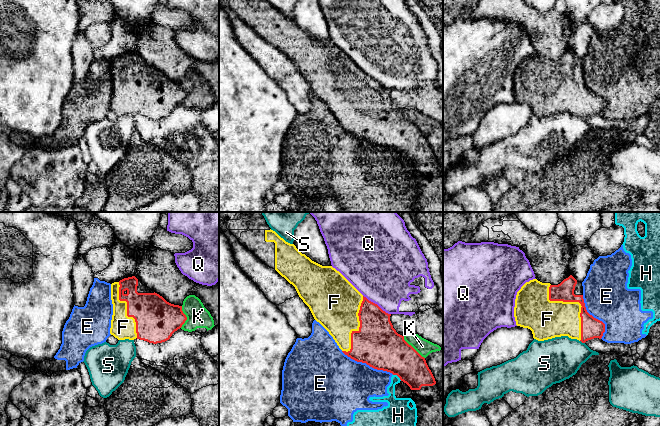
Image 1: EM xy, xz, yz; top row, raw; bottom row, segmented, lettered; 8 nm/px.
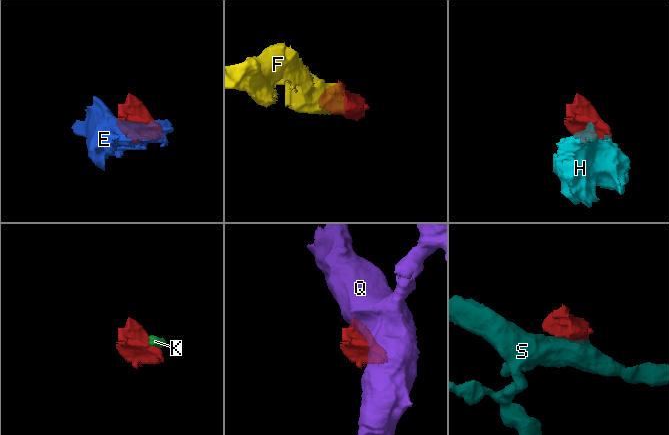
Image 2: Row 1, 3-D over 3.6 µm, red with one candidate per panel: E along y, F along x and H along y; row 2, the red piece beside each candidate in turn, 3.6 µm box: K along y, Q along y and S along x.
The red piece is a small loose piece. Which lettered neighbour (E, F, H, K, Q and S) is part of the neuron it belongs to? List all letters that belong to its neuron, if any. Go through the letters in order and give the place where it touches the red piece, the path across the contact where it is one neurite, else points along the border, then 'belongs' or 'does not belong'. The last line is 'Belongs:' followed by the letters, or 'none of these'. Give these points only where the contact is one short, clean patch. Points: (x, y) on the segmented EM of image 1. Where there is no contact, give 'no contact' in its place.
E: xz (367, 364) | does not belong
F: yz (575, 301) | belongs
H: xz (397, 375) | does not belong
K: xz (412, 347) | along xz (403, 336), (424, 358) | does not belong
Q: xz (376, 304) | along xz (363, 295), (390, 314) | does not belong
S: yz (582, 342) | does not belong
Belongs: F

